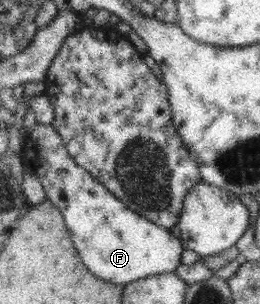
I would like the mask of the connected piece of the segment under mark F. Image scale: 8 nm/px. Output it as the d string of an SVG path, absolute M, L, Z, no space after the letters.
M38 121L36 126L27 132L26 138L34 142L40 160L47 158L47 165L37 169L35 174L43 185L46 199L50 200L62 212L66 227L70 231L69 236L79 258L92 275L124 287L133 281L145 279L145 277L172 273L181 264L181 255L185 250L181 239L176 238L170 230L134 213L83 167L80 167L70 157L64 141L52 125L42 124Z

